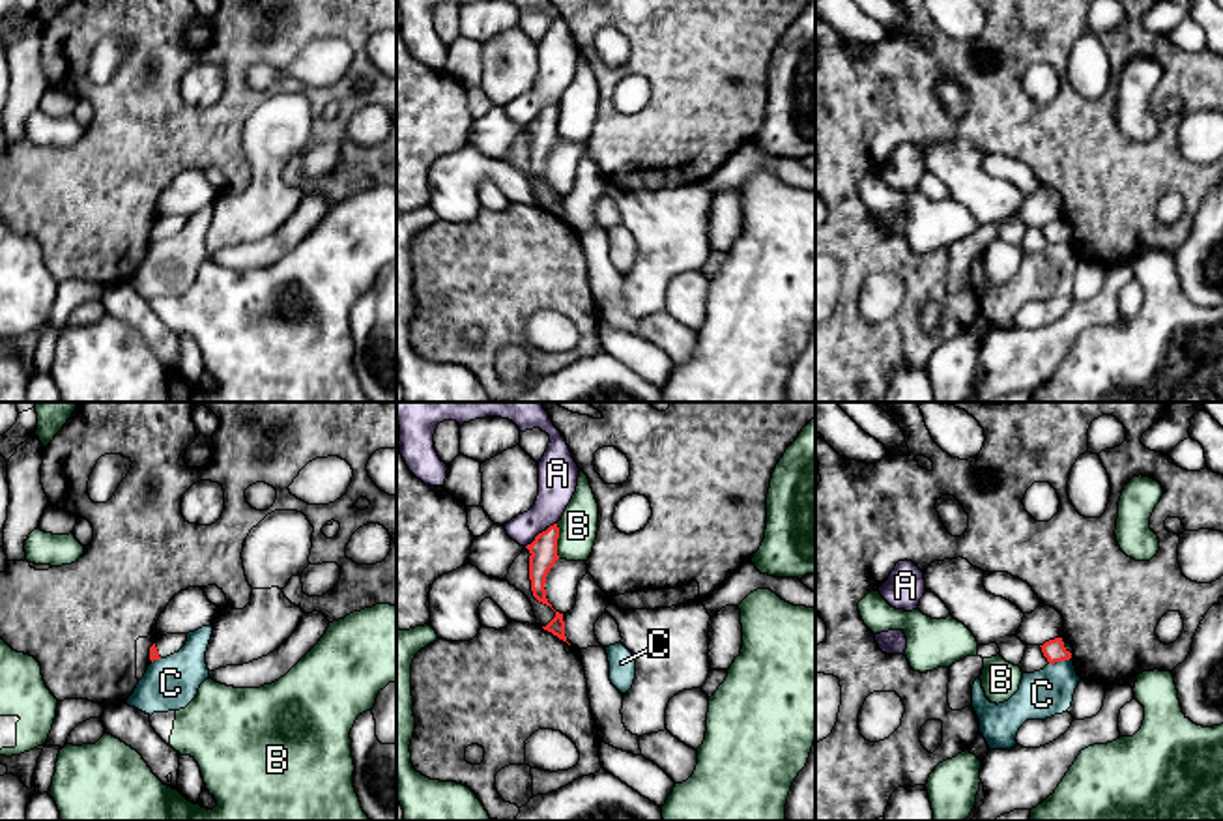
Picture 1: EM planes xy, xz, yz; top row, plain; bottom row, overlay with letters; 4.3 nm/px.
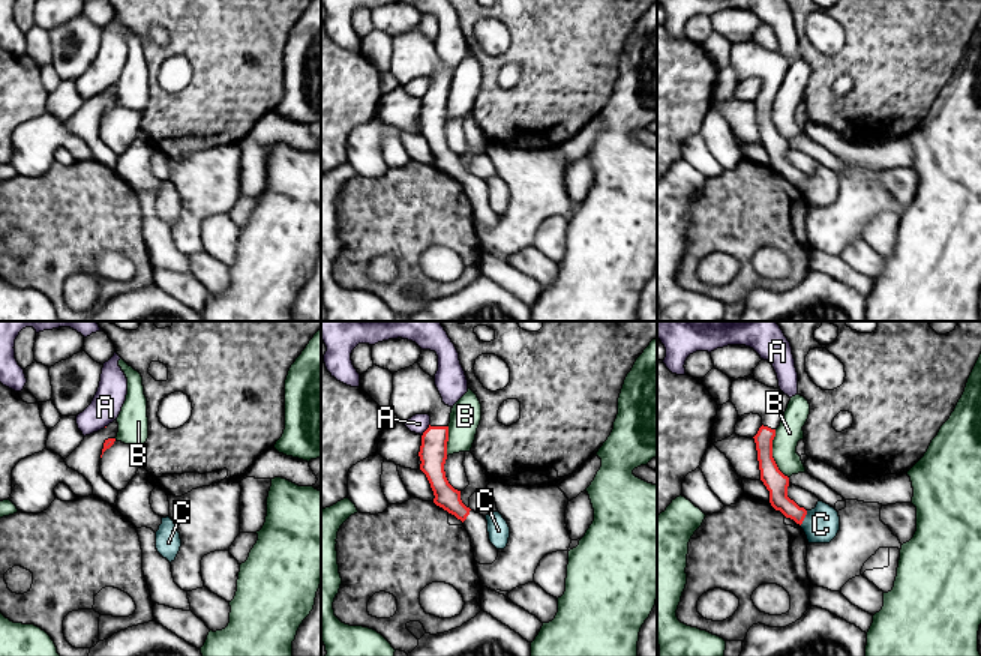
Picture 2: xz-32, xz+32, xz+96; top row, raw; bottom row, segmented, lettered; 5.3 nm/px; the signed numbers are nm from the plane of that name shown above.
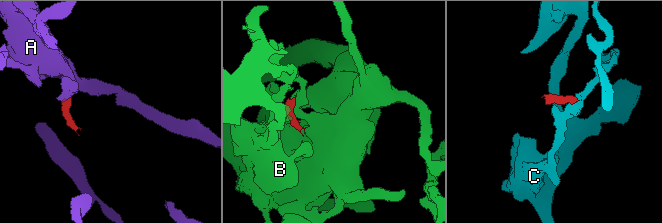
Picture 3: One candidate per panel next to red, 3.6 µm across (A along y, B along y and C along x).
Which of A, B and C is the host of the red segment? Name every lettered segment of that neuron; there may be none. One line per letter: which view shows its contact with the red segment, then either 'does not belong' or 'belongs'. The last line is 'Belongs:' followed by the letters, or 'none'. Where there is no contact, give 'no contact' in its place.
A: meets red in xz; does not belong
B: meets red in xz; does not belong
C: meets red in yz; does not belong
Belongs: none

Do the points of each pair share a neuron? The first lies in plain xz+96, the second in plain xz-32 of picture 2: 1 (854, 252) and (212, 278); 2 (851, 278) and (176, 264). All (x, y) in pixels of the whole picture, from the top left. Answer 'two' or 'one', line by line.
1: one
2: two

